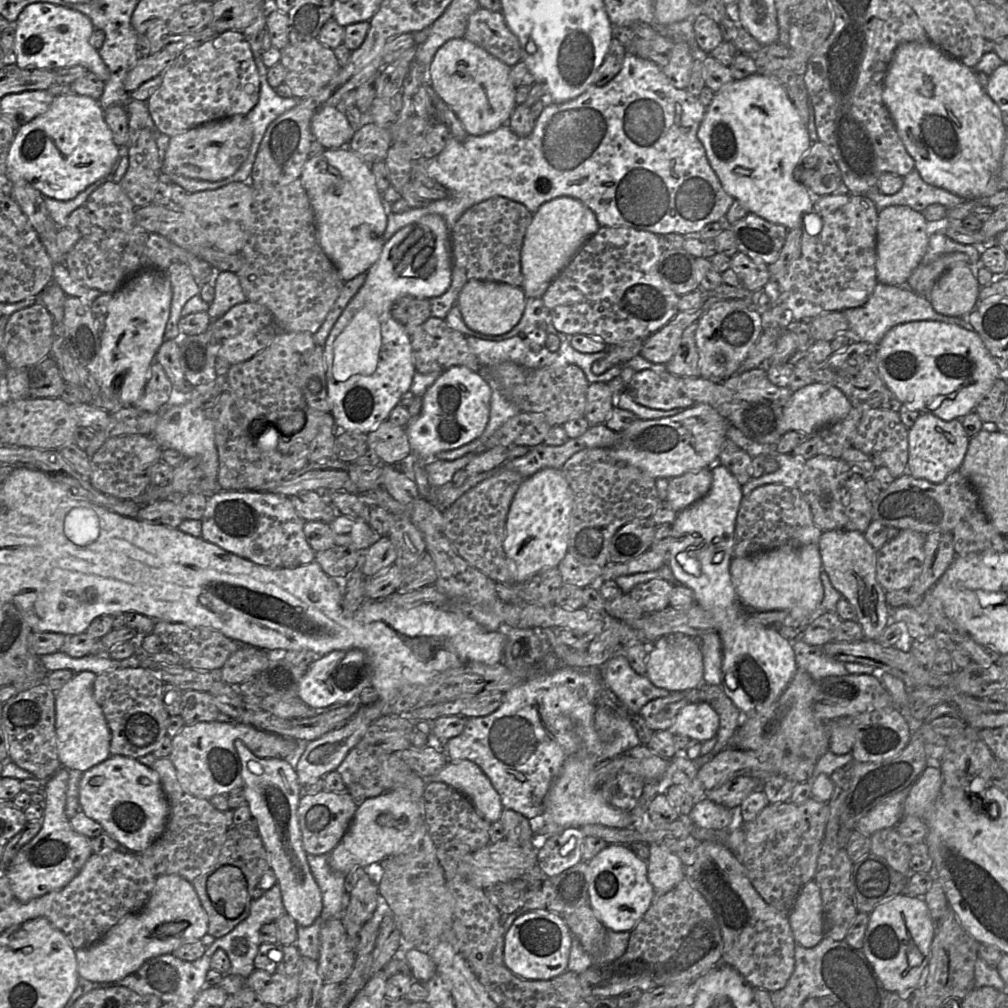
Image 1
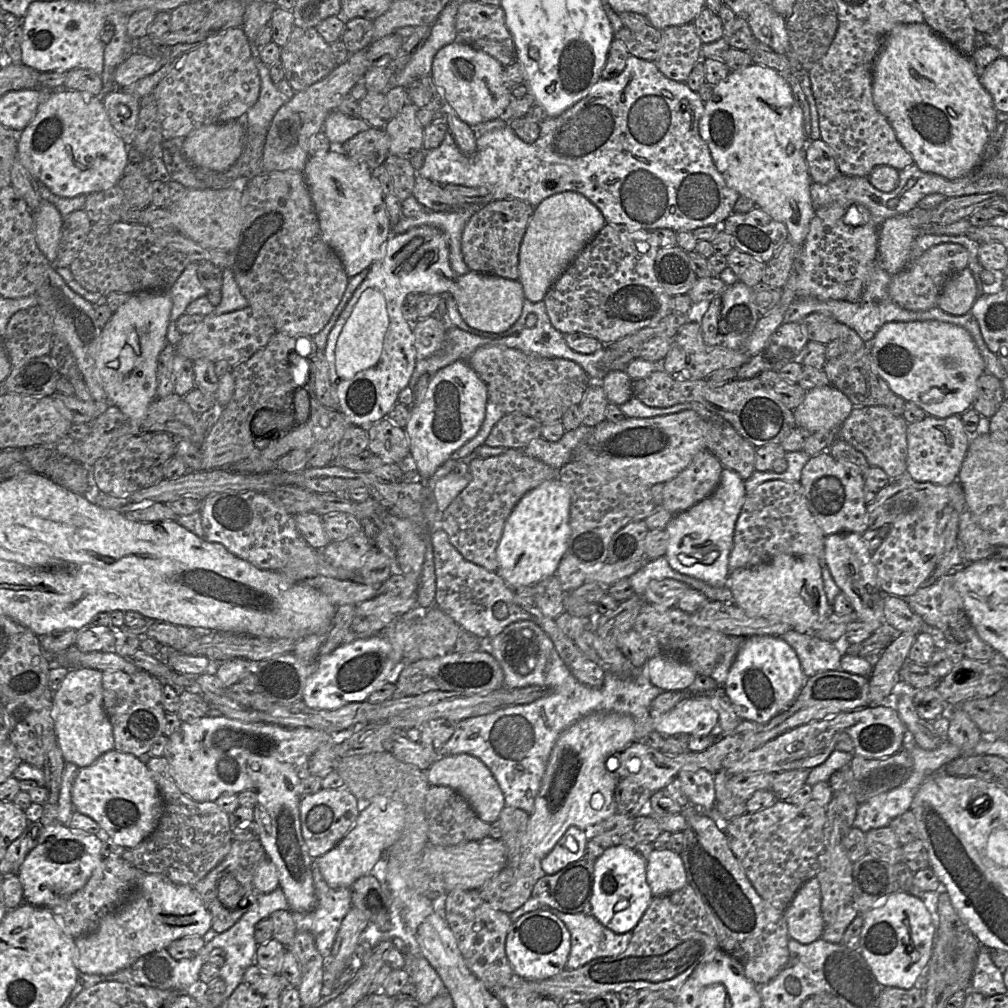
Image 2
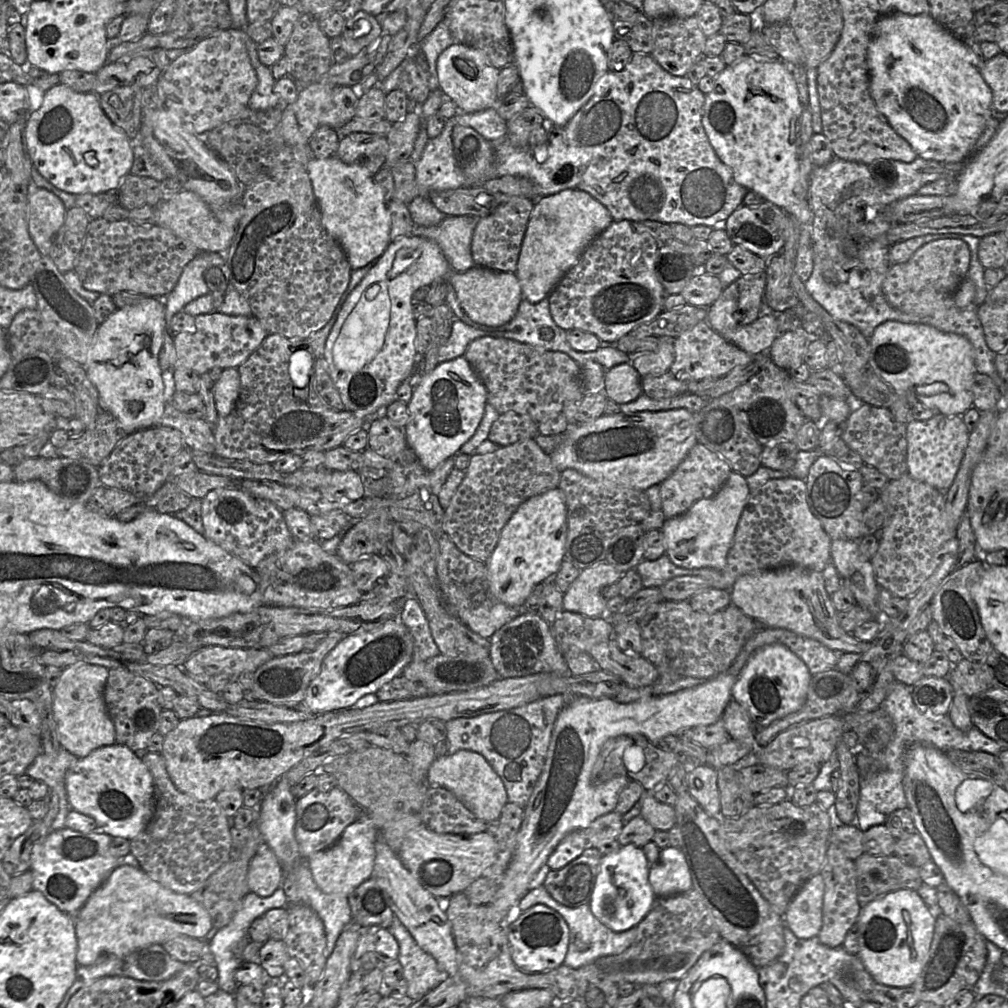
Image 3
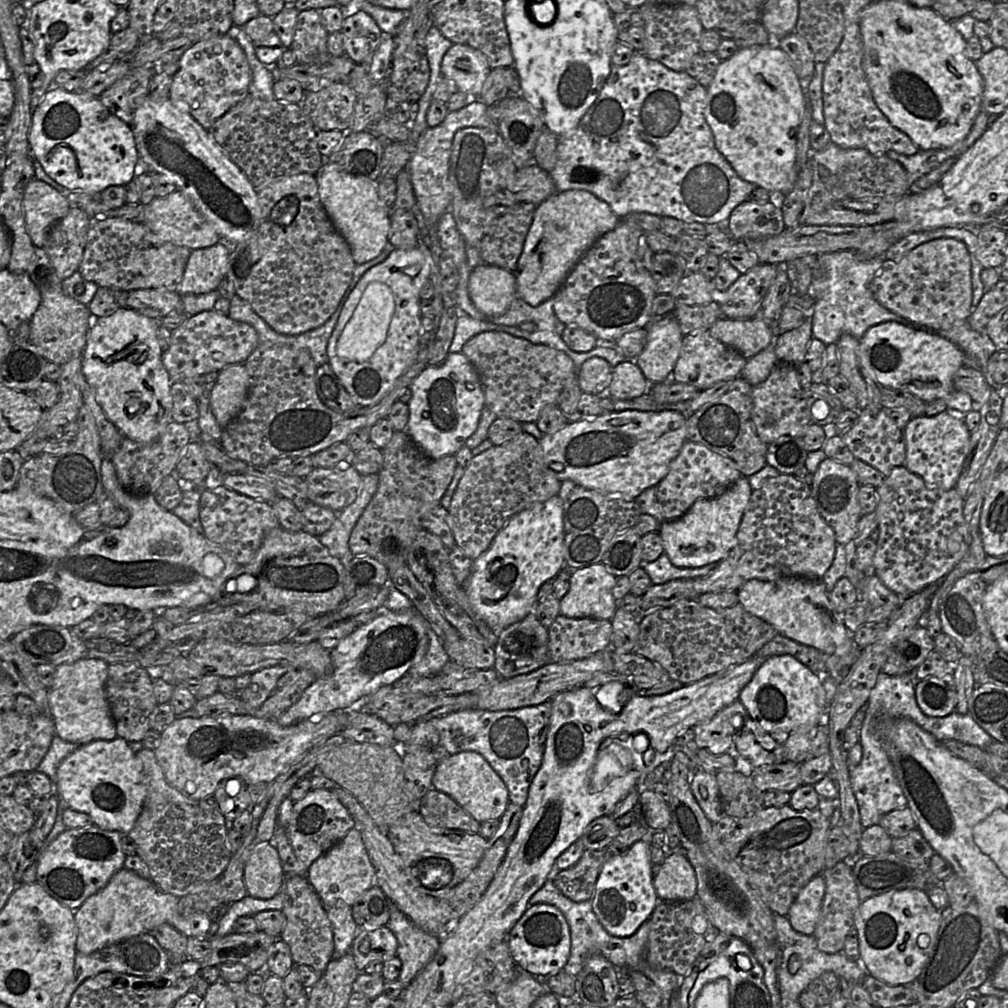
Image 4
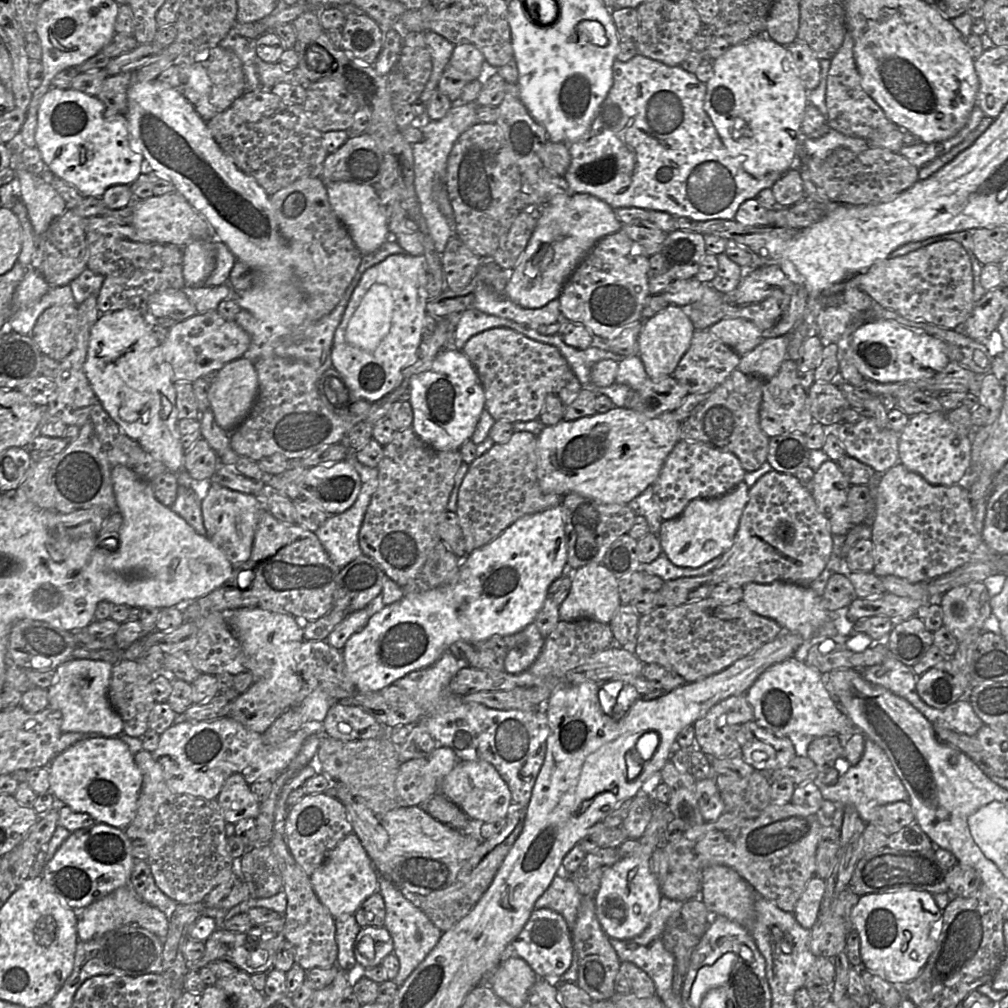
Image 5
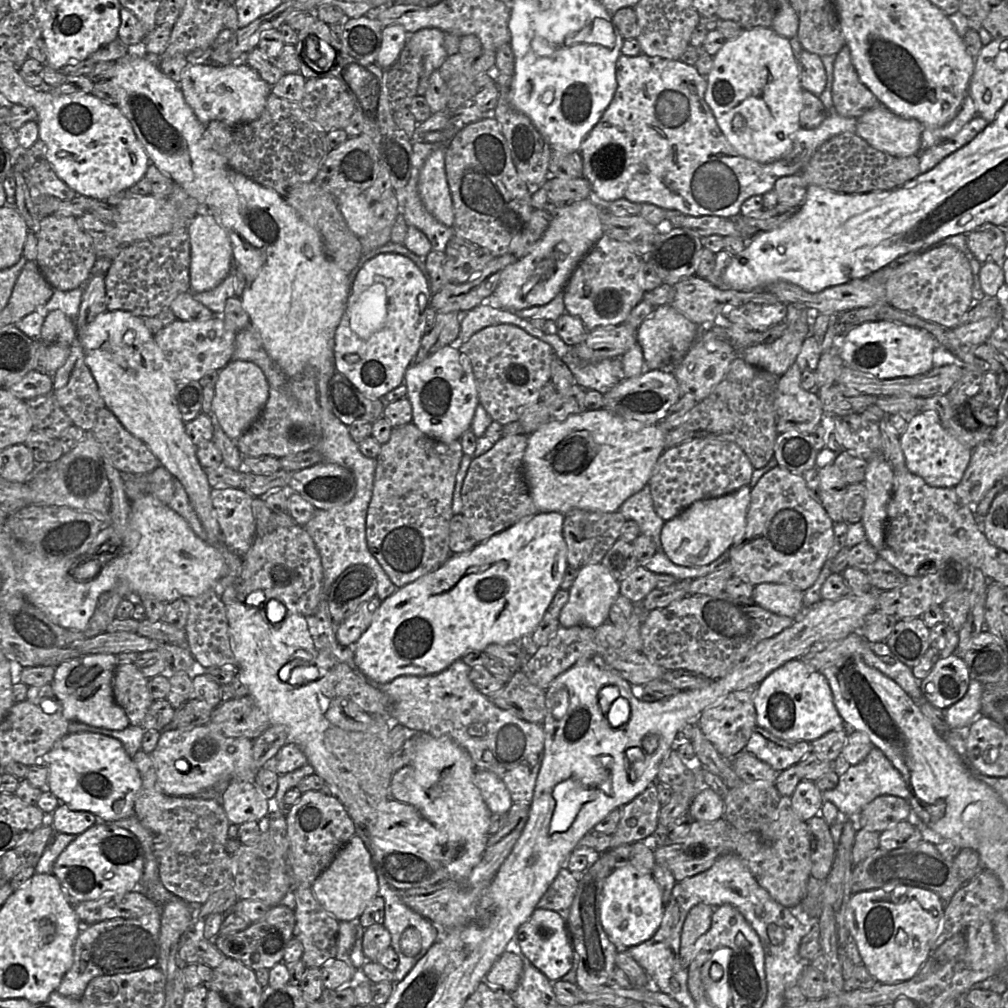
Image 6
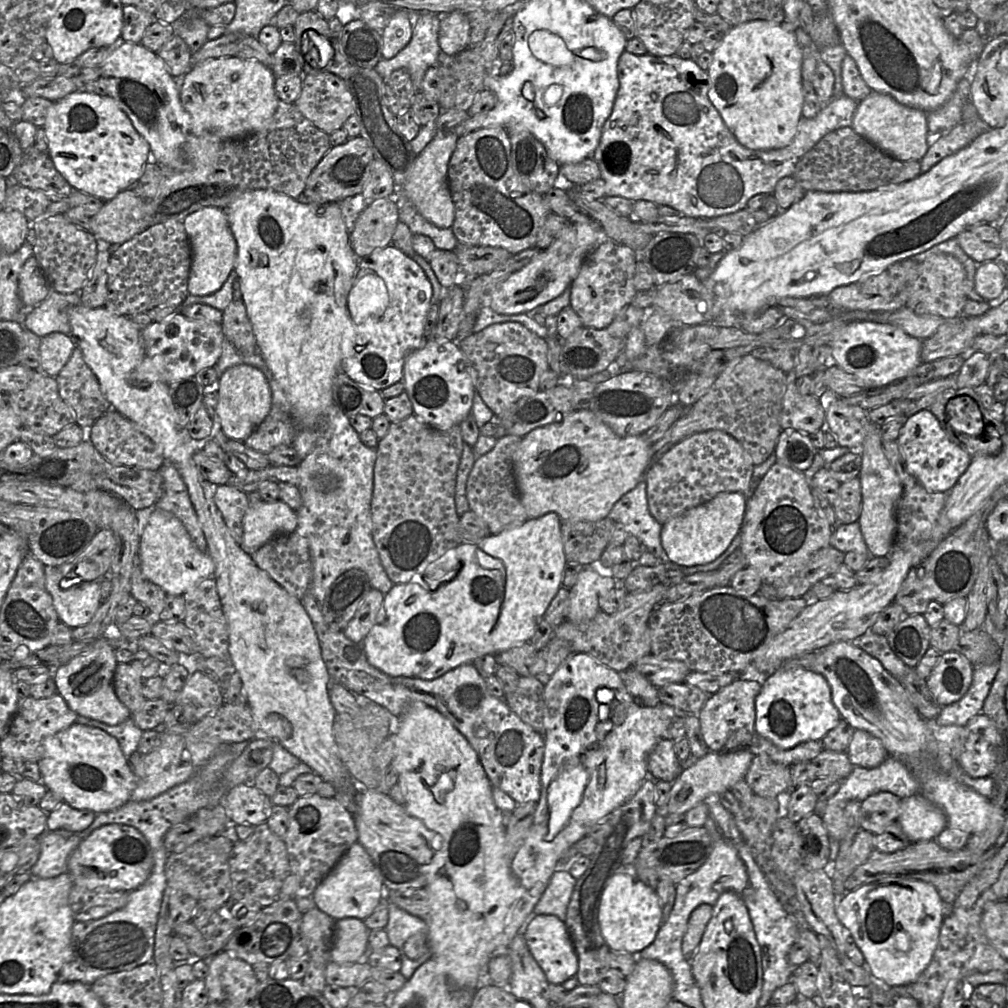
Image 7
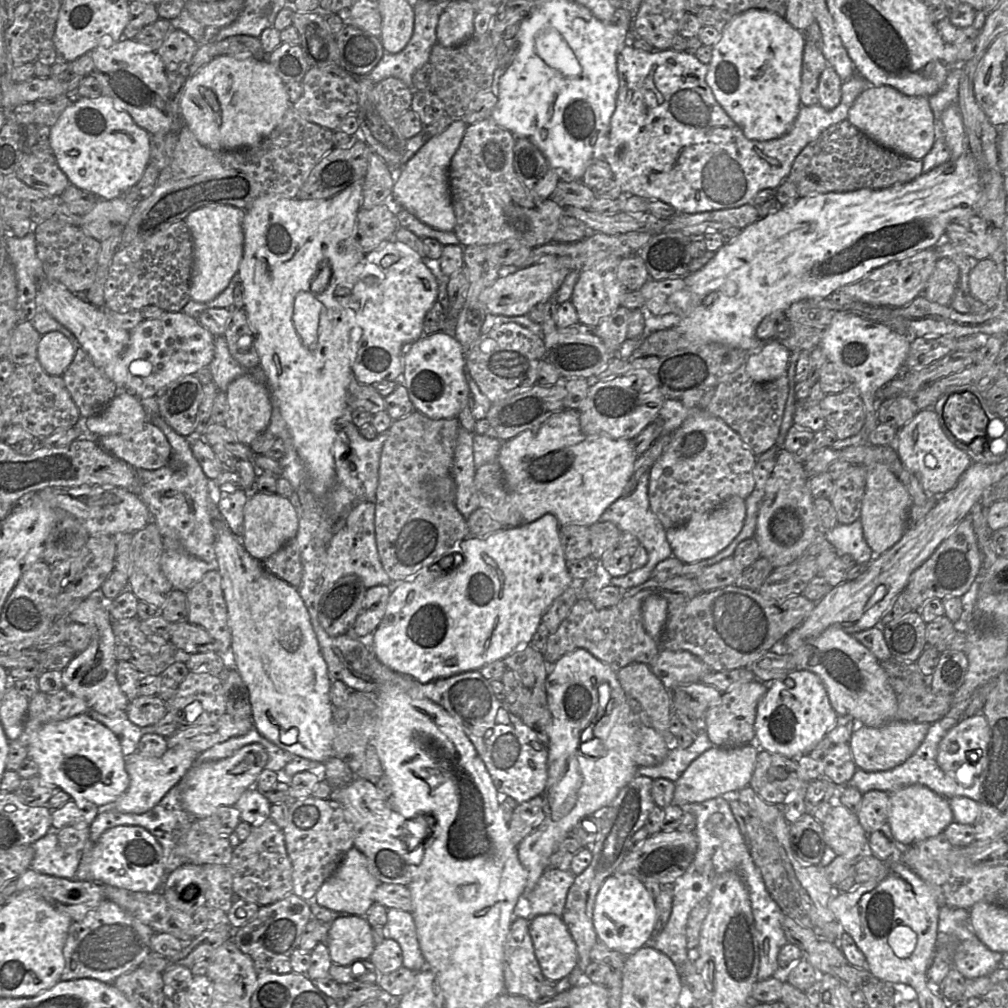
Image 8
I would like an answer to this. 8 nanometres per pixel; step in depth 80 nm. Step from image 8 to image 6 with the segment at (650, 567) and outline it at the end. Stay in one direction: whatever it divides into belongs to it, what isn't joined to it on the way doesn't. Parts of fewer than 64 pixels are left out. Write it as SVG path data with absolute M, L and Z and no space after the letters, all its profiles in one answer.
M649 485L626 499L618 511L626 520L637 522L641 534L649 537L658 550L661 549L660 533L665 521L655 511Z

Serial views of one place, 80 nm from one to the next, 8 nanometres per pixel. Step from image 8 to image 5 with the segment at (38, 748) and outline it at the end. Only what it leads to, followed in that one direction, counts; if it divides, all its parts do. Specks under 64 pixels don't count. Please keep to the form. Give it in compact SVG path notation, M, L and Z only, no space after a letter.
M119 737L81 740L56 755L49 764L49 792L58 804L88 813L96 823L126 829L136 815L142 773L129 747Z

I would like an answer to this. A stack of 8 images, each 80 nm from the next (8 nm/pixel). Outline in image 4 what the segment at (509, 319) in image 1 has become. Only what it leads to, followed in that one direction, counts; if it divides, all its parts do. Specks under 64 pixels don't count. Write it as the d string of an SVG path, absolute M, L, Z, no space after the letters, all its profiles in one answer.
M482 262L474 267L469 275L468 292L474 306L481 313L488 316L505 314L512 301L518 297L515 273Z

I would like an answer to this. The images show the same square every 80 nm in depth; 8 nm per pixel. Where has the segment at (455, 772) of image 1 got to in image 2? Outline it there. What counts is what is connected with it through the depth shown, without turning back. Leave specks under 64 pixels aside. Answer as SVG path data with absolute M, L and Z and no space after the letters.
M461 753L437 759L428 768L426 778L431 786L447 786L461 794L471 805L478 817L489 824L499 819L506 806L503 792L489 768L477 757Z

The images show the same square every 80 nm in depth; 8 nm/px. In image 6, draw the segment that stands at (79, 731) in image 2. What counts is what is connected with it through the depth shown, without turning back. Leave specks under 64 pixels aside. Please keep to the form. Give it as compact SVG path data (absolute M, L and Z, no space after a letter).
M94 653L66 660L55 667L51 686L54 697L61 703L63 715L68 721L110 730L124 730L129 725L125 711L113 697L112 682L117 665L116 655Z

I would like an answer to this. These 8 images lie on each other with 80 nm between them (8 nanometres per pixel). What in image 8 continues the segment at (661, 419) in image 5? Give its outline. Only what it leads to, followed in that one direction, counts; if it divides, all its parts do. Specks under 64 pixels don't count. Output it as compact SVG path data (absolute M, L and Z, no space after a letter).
M564 409L553 414L539 426L504 441L498 461L510 501L520 512L522 523L530 523L545 514L553 514L561 526L570 524L590 526L598 522L605 510L624 495L624 489L633 474L637 458L638 454L632 440L585 434L580 426L579 411Z

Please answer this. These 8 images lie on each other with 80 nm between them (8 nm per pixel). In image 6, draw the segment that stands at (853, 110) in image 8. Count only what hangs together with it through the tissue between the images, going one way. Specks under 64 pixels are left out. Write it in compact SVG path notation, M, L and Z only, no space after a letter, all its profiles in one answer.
M883 105L868 110L856 123L858 136L871 147L896 157L920 154L923 129L919 121L897 116Z

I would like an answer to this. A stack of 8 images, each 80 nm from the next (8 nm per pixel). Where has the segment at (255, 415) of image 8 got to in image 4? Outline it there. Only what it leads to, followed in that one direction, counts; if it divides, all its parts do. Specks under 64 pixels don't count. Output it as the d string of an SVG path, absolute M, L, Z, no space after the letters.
M244 363L227 365L219 372L210 393L212 412L221 428L234 420L243 408L249 387Z

